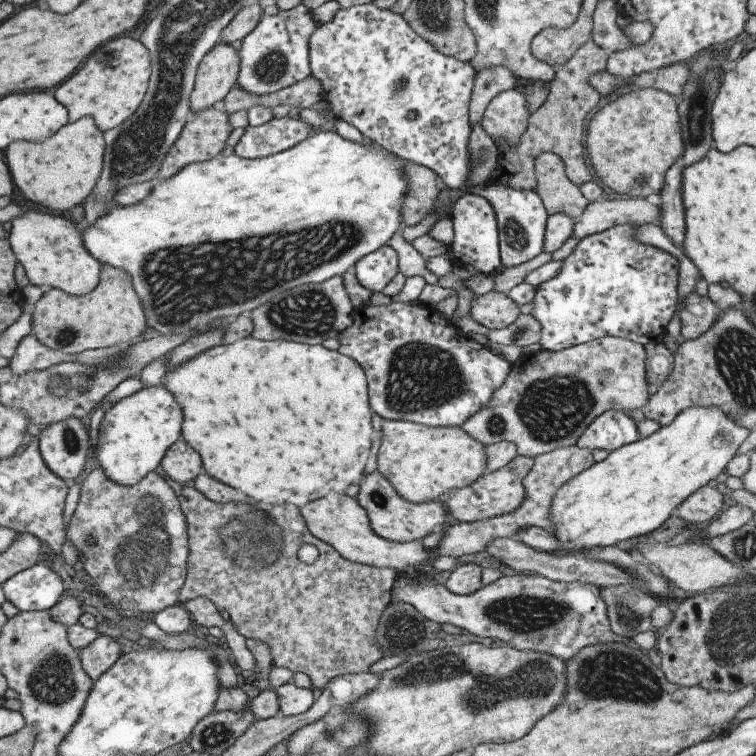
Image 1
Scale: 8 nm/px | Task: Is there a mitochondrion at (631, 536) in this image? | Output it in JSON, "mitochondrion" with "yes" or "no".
{"mitochondrion":"no"}

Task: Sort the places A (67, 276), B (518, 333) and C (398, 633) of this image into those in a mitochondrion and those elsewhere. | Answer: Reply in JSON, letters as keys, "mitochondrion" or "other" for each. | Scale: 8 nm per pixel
{"A":"other","B":"other","C":"mitochondrion"}

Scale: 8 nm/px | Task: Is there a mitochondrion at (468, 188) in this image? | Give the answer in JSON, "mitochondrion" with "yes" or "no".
{"mitochondrion":"no"}

